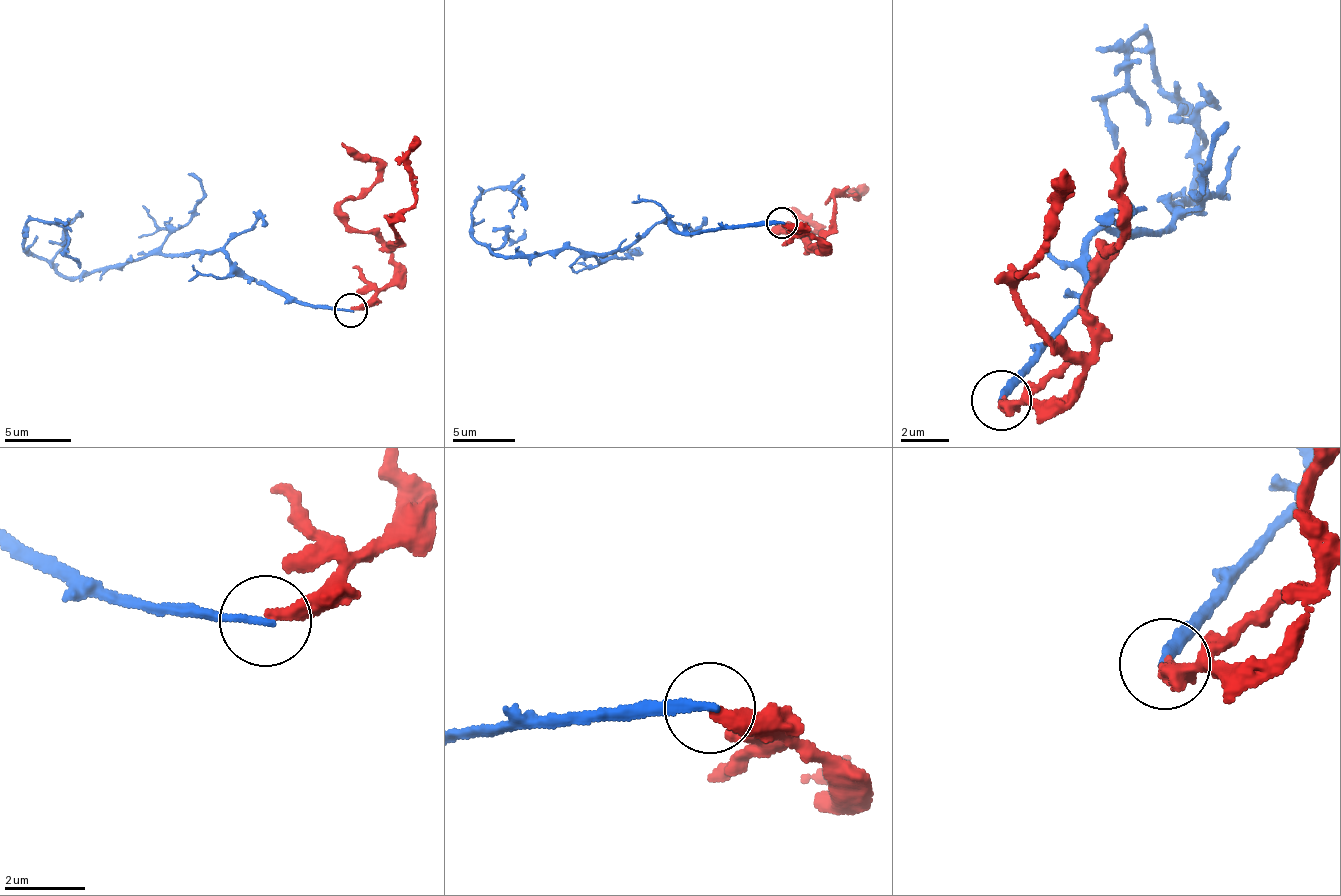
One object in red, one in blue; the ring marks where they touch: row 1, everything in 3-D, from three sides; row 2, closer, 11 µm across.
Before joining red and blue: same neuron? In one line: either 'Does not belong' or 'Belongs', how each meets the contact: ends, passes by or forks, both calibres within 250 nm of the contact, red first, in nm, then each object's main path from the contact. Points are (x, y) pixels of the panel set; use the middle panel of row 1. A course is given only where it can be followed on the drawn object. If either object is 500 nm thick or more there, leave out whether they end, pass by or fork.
Does not belong. At the ring red ends. At the ring blue ends. Thickness 320 nm (red) against 200 nm. Course of red: (783, 222), (821, 249), (812, 249), (778, 227), (795, 226), (813, 234), (816, 227), (804, 224), (788, 206). Course of blue: (783, 222), (679, 231), (664, 219), (598, 255), (479, 244), (481, 195), (510, 189), (527, 209)

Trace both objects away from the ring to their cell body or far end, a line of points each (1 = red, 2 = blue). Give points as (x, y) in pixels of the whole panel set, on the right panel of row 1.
1: (1000, 399), (1028, 406), (1065, 394), (1093, 348), (1083, 297), (1101, 251), (1125, 241), (1130, 198), (1118, 148)
2: (1000, 399), (1081, 293), (1087, 239), (1173, 226), (1192, 186), (1199, 135), (1140, 35), (1106, 103), (1113, 150)

